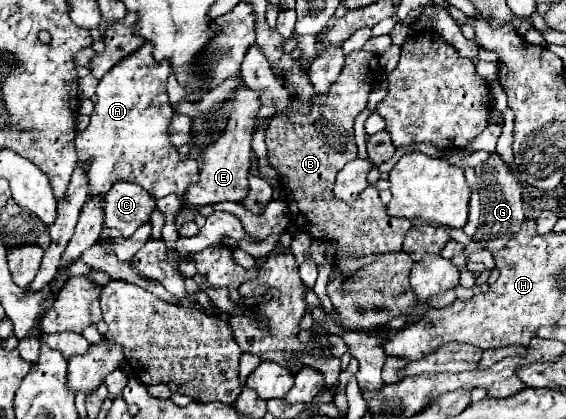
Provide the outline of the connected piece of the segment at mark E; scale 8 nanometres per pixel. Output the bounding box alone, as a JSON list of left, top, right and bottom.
[183,87,261,205]

